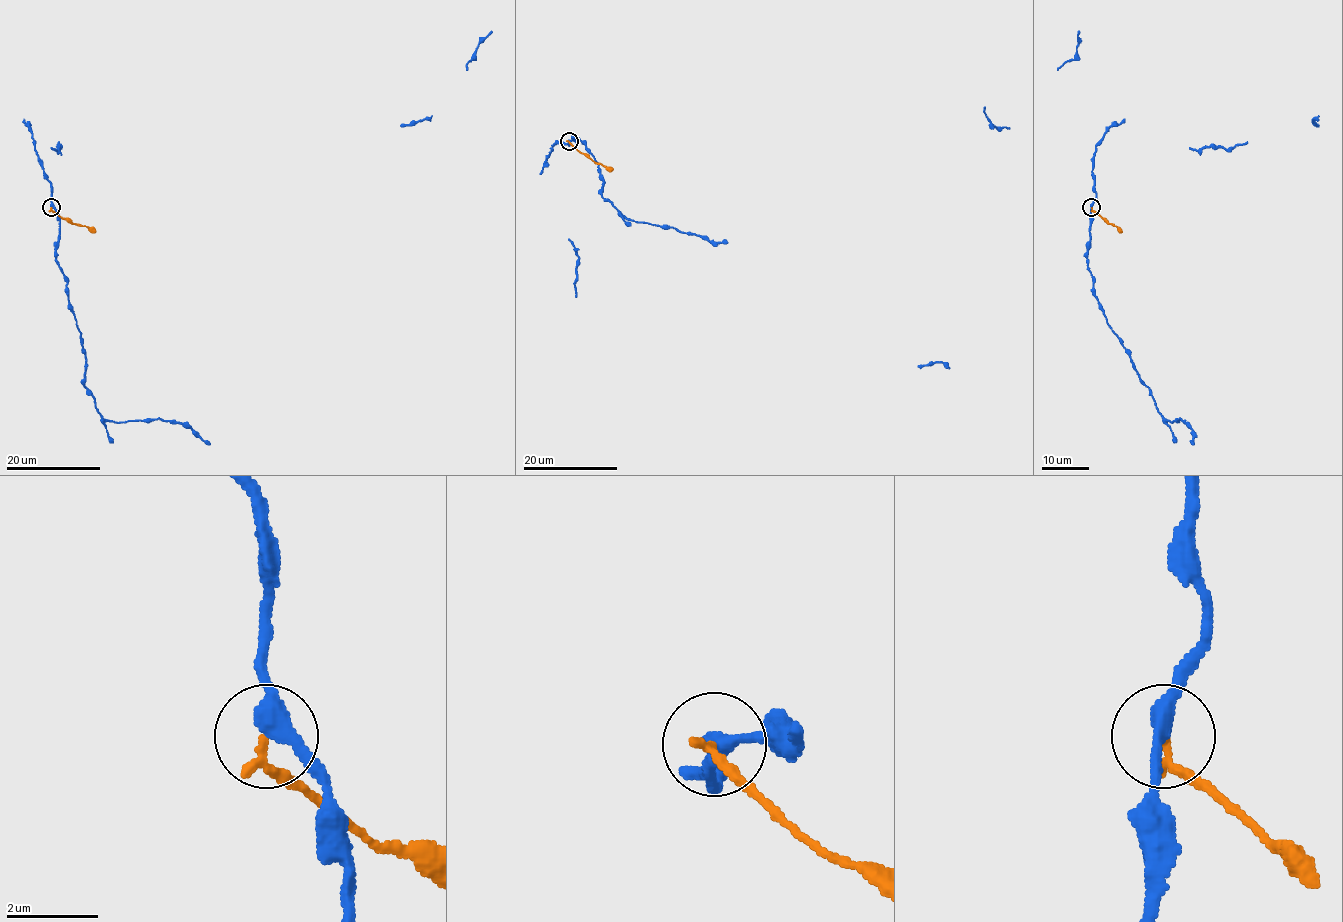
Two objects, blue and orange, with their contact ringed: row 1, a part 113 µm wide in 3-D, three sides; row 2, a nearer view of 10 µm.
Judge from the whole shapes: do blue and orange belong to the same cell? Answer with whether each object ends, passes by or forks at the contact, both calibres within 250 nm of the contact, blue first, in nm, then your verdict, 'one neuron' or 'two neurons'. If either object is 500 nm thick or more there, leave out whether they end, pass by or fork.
blue passes by; orange ends; calibres 340 and 200 nm; two neurons

